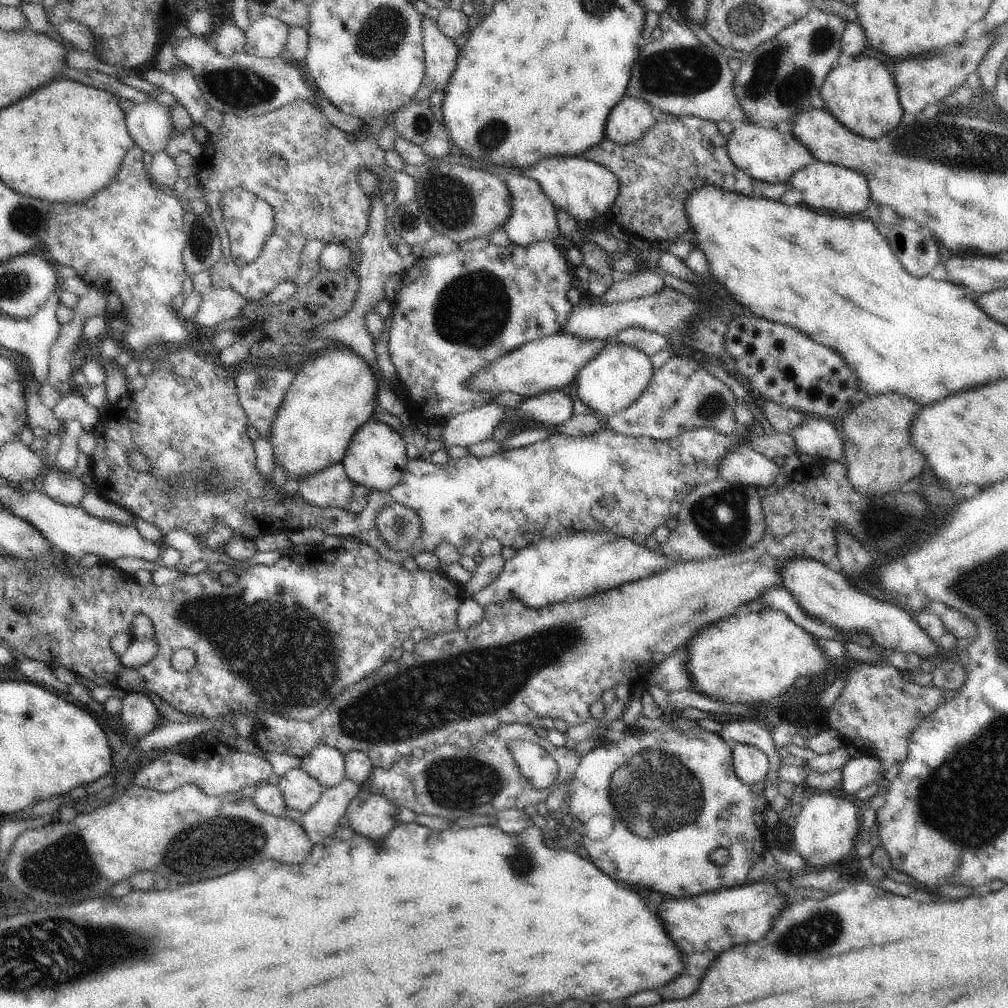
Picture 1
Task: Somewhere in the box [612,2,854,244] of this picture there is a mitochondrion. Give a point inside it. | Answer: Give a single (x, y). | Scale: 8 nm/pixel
(767, 81)

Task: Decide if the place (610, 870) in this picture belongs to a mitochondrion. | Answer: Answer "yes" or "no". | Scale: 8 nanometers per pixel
no

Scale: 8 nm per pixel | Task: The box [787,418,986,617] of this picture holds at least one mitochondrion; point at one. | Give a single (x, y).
(872, 516)

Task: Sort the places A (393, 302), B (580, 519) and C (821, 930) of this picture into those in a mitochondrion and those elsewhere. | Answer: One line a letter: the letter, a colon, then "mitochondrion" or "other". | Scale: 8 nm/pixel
A: other
B: mitochondrion
C: mitochondrion

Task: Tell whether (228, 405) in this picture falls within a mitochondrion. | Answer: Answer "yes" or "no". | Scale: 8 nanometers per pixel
no

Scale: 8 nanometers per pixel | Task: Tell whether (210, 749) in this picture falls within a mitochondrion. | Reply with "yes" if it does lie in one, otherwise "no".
no

